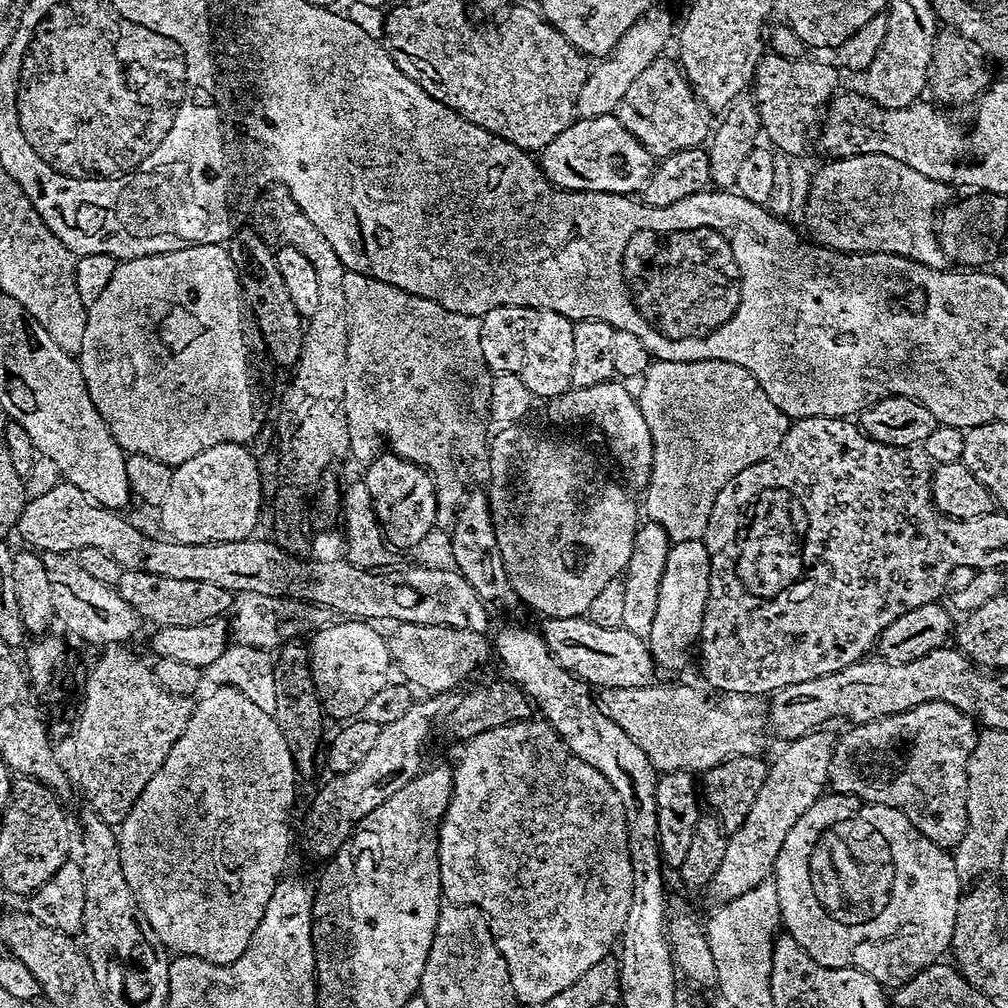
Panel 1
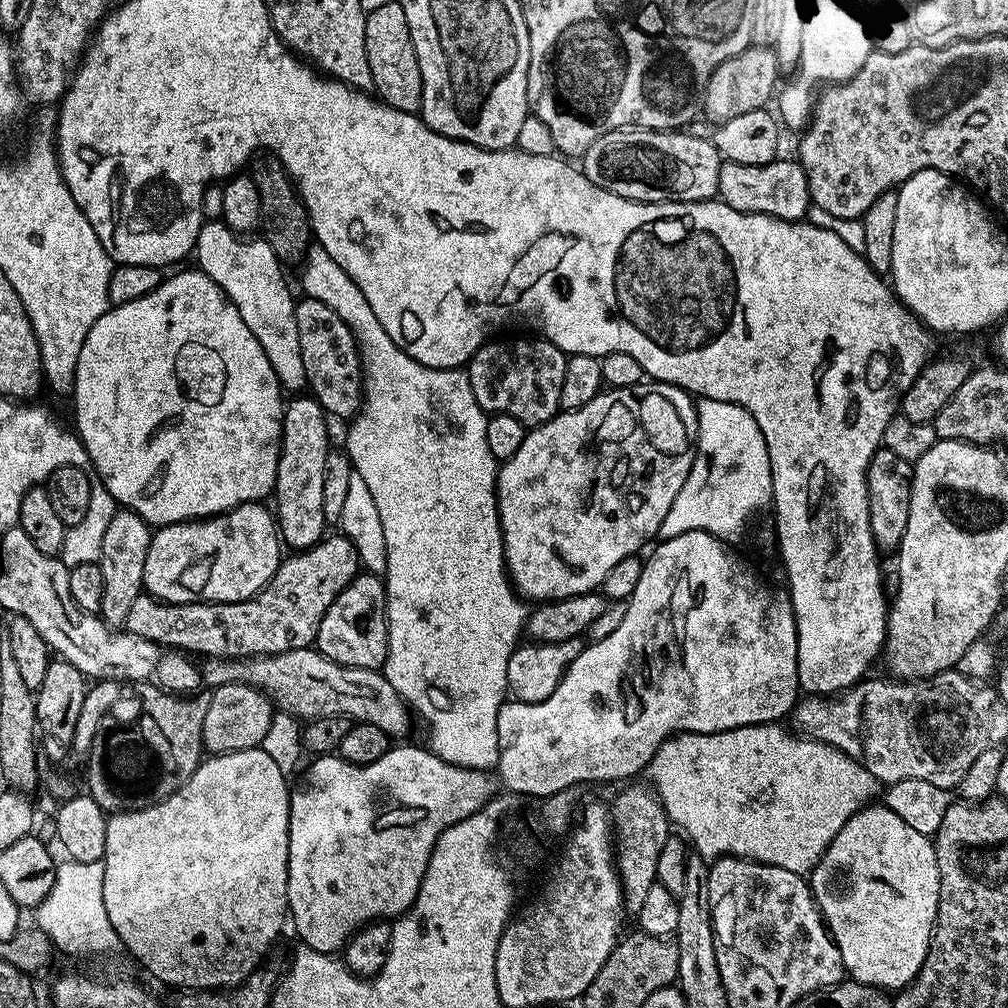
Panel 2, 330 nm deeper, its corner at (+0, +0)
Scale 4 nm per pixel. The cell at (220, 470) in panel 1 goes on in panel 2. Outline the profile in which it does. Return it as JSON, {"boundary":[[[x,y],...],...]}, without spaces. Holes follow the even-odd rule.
{"boundary":[[[263,503],[240,504],[228,512],[221,512],[219,516],[209,516],[202,520],[183,520],[181,524],[165,524],[157,527],[152,534],[150,550],[146,554],[146,570],[144,571],[143,591],[147,595],[160,601],[161,604],[237,604],[258,595],[263,588],[274,578],[282,559],[282,541],[276,523],[276,517],[271,507],[263,508]]]}

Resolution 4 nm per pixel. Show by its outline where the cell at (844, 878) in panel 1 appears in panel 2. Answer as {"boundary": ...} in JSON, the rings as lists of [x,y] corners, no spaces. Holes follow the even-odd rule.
{"boundary":[[[865,806],[857,810],[846,822],[846,826],[842,826],[842,830],[838,830],[838,834],[830,842],[830,846],[824,851],[822,858],[810,873],[812,895],[815,896],[816,904],[820,908],[820,915],[824,917],[825,925],[842,954],[845,973],[860,984],[872,984],[876,988],[885,990],[903,990],[920,973],[924,959],[928,957],[928,948],[932,945],[932,929],[936,926],[936,911],[940,901],[940,871],[936,861],[936,846],[929,837],[923,836],[913,827],[908,826],[891,809],[885,806],[872,807],[876,806]]]}

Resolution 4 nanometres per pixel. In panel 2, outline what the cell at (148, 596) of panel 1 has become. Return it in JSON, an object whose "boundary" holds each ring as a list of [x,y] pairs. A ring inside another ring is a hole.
{"boundary":[[[343,534],[336,536],[329,535],[327,538],[320,541],[314,548],[297,551],[295,554],[285,555],[280,561],[278,570],[274,574],[274,578],[270,578],[261,592],[256,596],[251,596],[249,600],[243,600],[237,604],[161,604],[160,601],[154,599],[147,594],[141,594],[138,598],[134,598],[134,606],[130,606],[130,614],[126,614],[126,622],[123,627],[127,631],[133,632],[136,636],[154,642],[163,646],[168,650],[179,650],[184,654],[193,654],[197,652],[200,658],[247,658],[250,656],[273,656],[274,654],[282,654],[290,650],[298,650],[299,648],[307,648],[315,641],[318,634],[318,626],[322,622],[322,618],[326,614],[326,610],[330,610],[330,606],[334,602],[334,598],[338,598],[338,594],[342,594],[342,590],[346,590],[346,586],[356,579],[361,571],[362,565],[359,554],[356,553],[354,545]]]}

